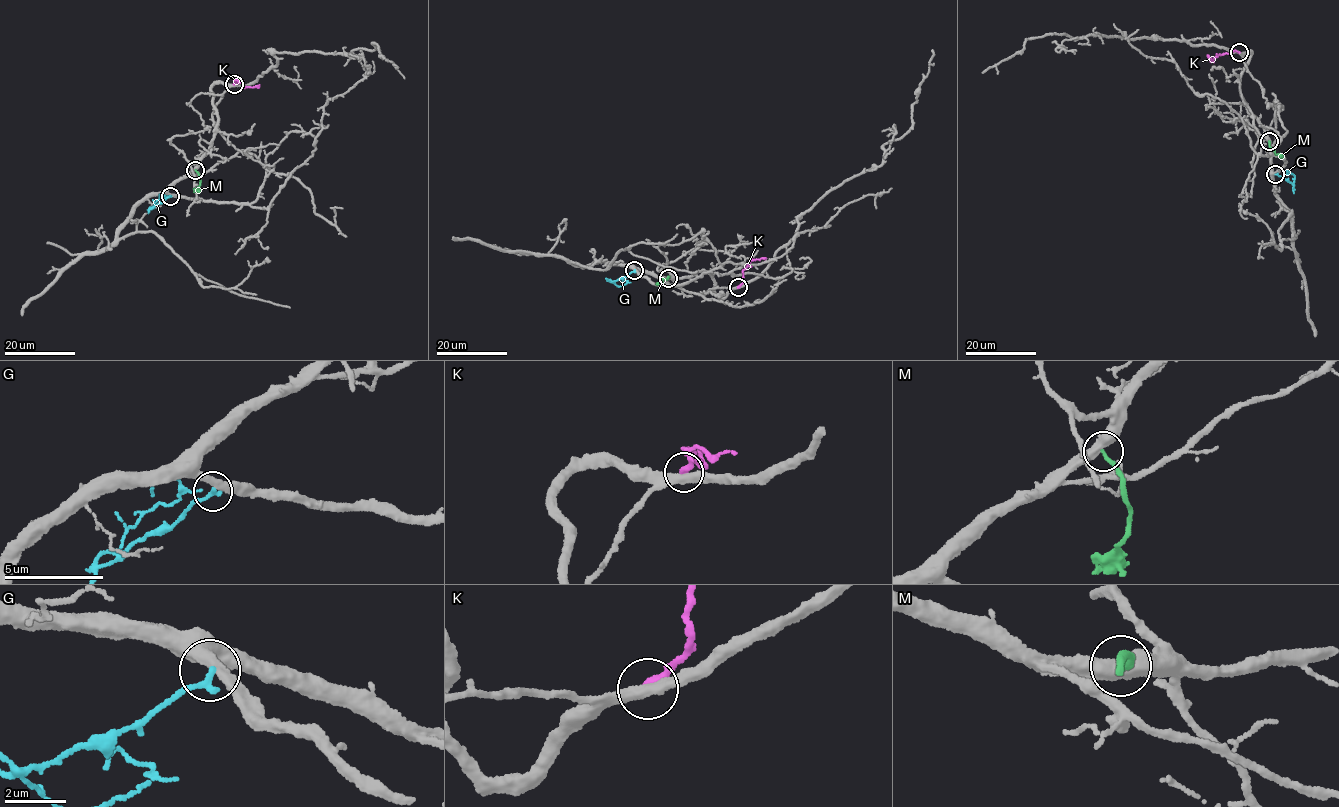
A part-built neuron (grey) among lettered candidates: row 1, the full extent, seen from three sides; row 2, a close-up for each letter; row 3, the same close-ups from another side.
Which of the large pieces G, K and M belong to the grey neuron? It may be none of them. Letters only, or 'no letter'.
no letter

